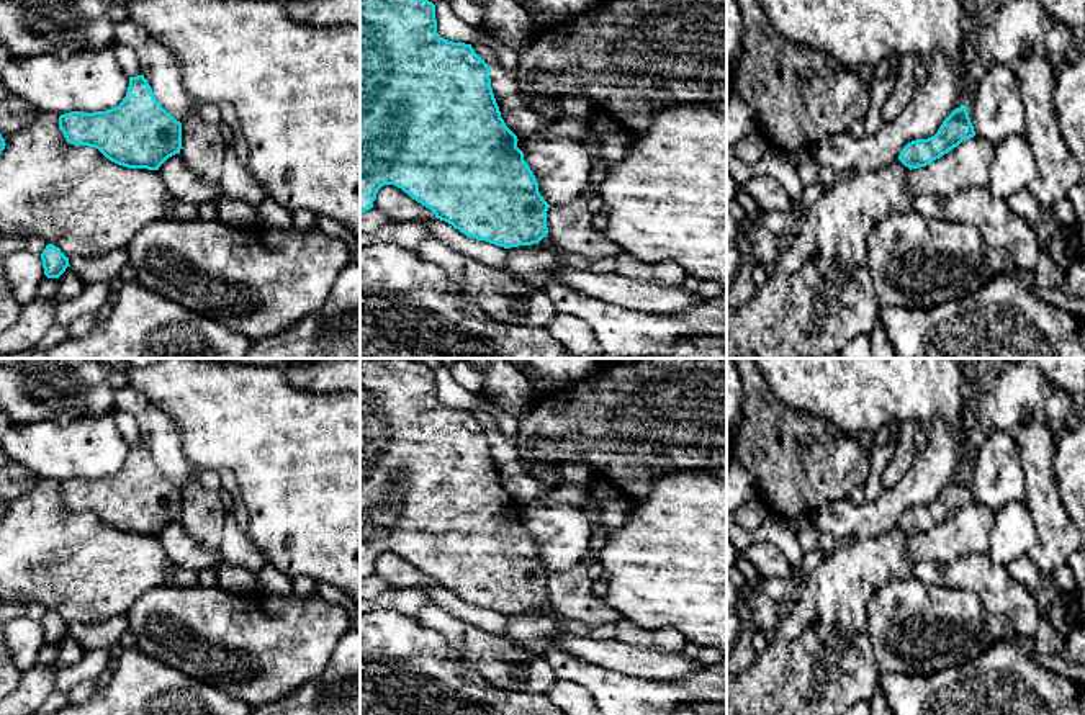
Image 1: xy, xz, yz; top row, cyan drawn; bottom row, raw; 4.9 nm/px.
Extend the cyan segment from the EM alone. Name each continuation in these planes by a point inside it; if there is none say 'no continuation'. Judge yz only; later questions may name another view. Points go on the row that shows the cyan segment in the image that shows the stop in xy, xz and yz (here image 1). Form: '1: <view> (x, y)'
no continuation

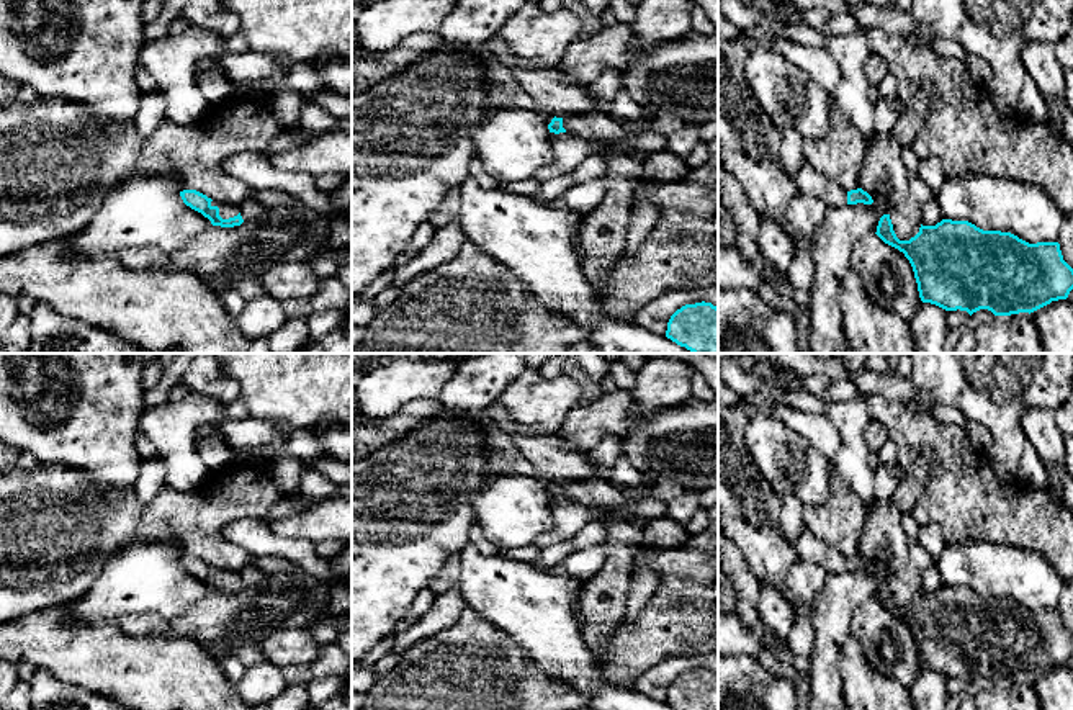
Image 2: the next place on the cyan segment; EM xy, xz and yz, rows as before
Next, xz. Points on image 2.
1: xz (545, 85)

